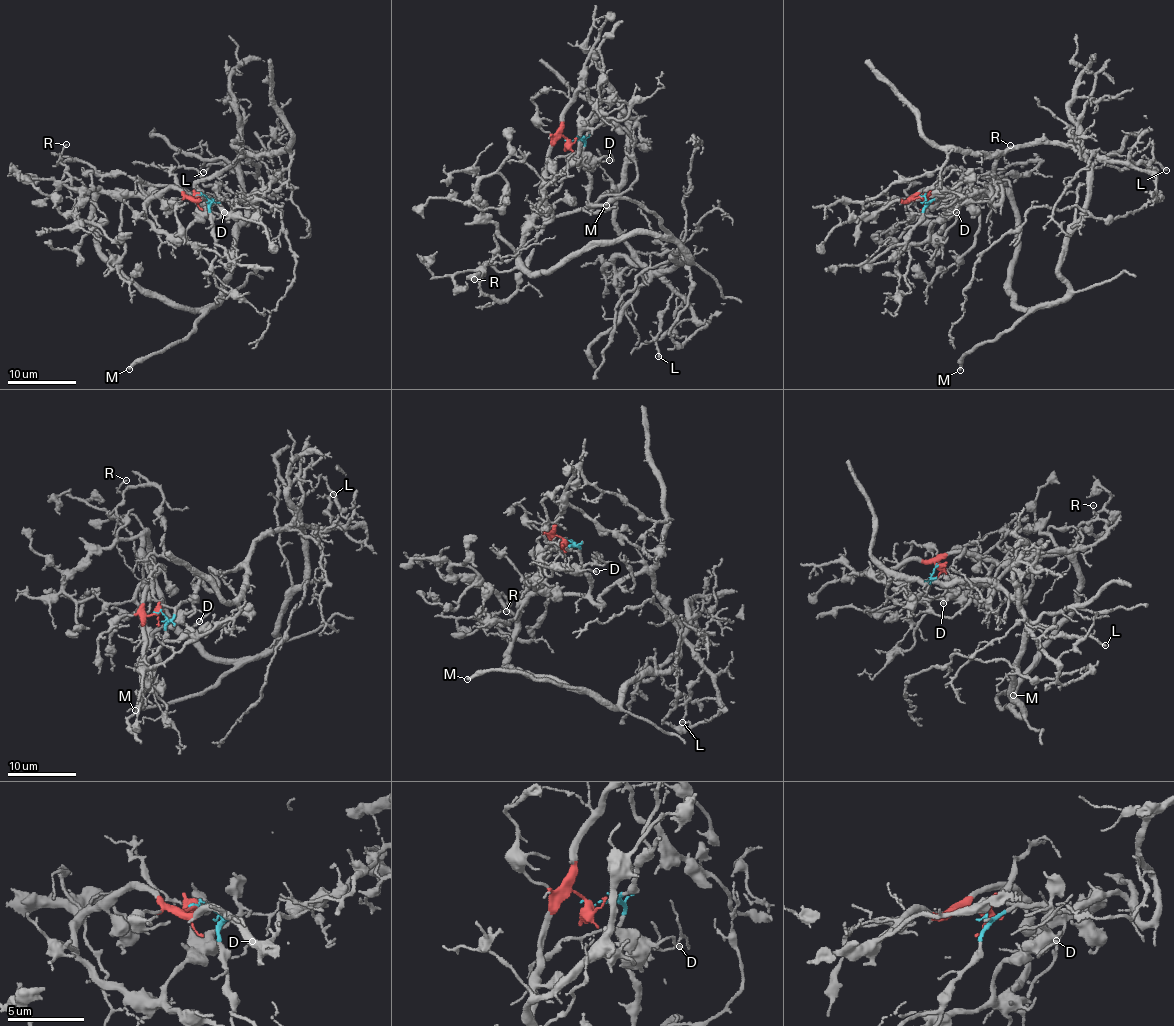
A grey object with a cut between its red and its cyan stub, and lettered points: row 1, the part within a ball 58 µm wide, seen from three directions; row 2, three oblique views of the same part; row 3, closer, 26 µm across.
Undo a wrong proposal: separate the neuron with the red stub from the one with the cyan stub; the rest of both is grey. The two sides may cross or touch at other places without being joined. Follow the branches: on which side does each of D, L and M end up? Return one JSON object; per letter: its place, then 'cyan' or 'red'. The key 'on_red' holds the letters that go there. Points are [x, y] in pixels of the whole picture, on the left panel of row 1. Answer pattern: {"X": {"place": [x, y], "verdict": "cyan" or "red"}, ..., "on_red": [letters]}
{"D": {"place": [224, 212], "verdict": "red"}, "L": {"place": [203, 172], "verdict": "cyan"}, "M": {"place": [129, 369], "verdict": "red"}, "on_red": ["D", "M"]}

